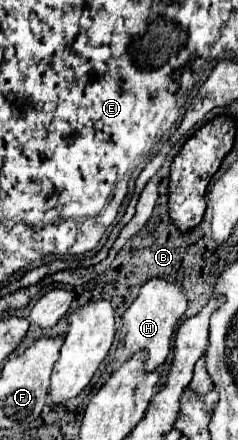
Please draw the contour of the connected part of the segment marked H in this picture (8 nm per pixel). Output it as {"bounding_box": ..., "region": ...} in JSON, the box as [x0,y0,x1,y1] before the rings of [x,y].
{"bounding_box":[122,278,186,370],"region":[[[162,278],[148,280],[142,286],[138,298],[132,302],[132,306],[122,314],[122,326],[126,332],[124,348],[128,350],[128,358],[132,358],[136,352],[146,352],[144,370],[156,370],[170,352],[174,326],[184,316],[186,306],[186,296],[178,284]]]}

